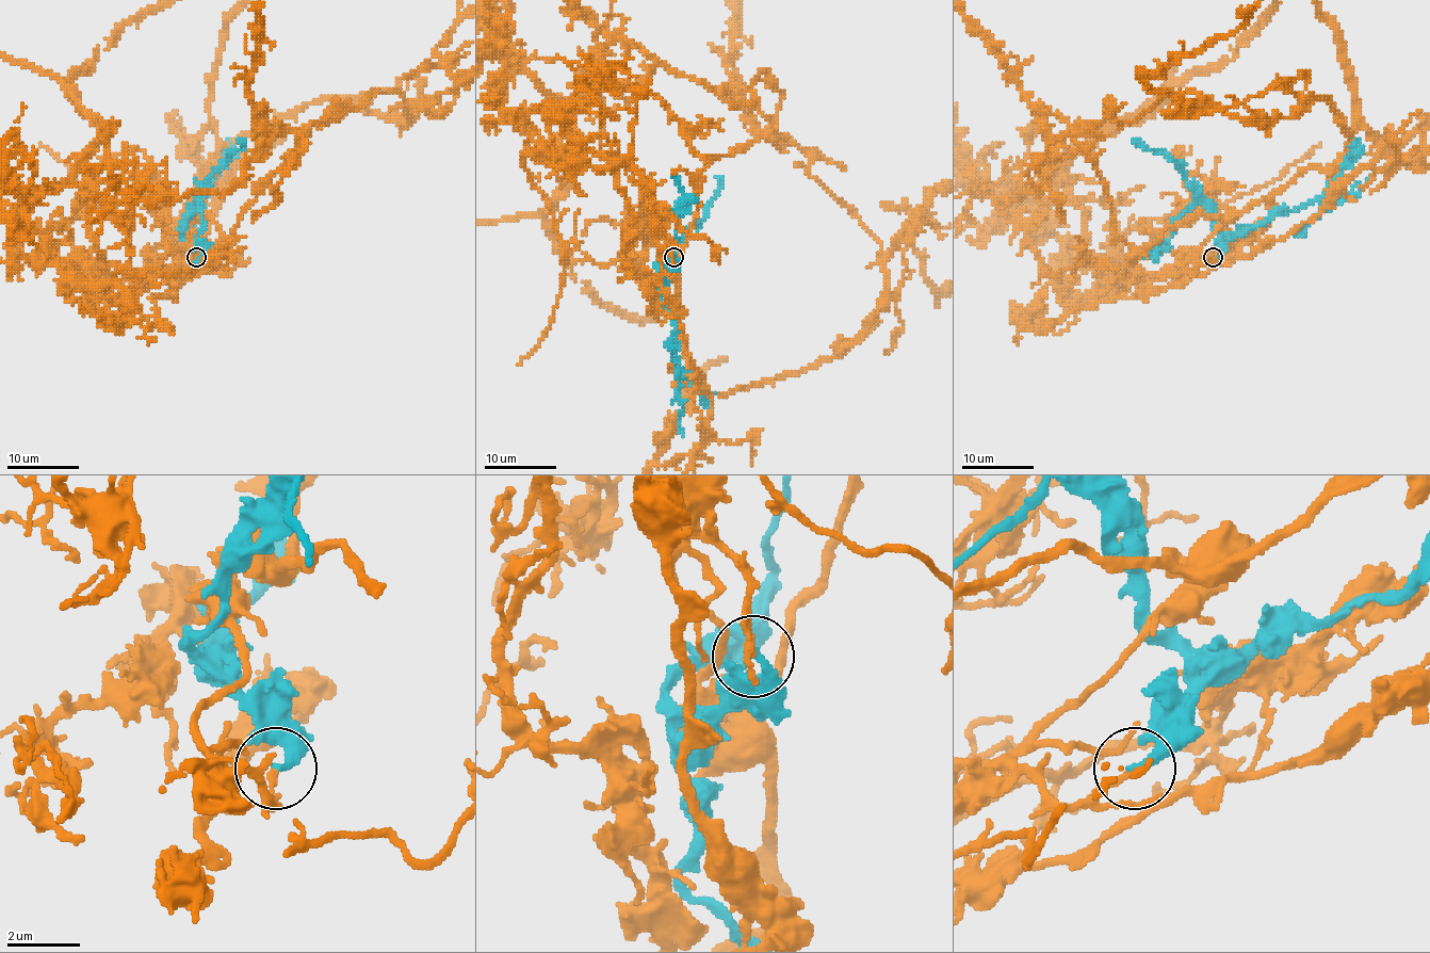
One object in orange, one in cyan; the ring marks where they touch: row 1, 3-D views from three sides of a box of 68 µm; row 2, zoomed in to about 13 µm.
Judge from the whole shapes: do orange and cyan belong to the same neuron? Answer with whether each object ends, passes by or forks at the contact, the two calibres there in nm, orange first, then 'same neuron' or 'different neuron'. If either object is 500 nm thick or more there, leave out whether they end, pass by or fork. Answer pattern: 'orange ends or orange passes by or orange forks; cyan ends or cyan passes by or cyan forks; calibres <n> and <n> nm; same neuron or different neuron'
orange ends; cyan ends; calibres 160 and 280 nm; different neuron

